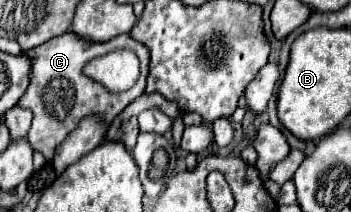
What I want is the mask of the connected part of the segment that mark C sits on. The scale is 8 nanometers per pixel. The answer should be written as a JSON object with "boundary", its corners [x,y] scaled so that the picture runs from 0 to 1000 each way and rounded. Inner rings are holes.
{"boundary":[[[194,146],[74,250],[91,278],[91,344],[85,344],[85,401],[80,401],[74,439],[57,458],[51,495],[68,514],[85,514],[97,533],[80,665],[103,722],[125,731],[131,759],[142,759],[154,741],[154,703],[182,665],[182,646],[217,599],[217,580],[234,552],[274,533],[274,542],[296,552],[302,580],[319,580],[319,561],[336,533],[348,533],[348,514],[359,514],[359,495],[370,495],[382,467],[393,467],[416,410],[425,241],[405,203],[382,193],[370,165],[342,165],[313,193],[274,203],[274,193],[251,193],[239,175],[217,175],[217,156]],[[325,231],[376,231],[399,278],[399,363],[393,363],[387,401],[353,439],[313,439],[285,392],[274,392],[239,354],[239,316],[256,297],[256,278],[302,259]]]}

